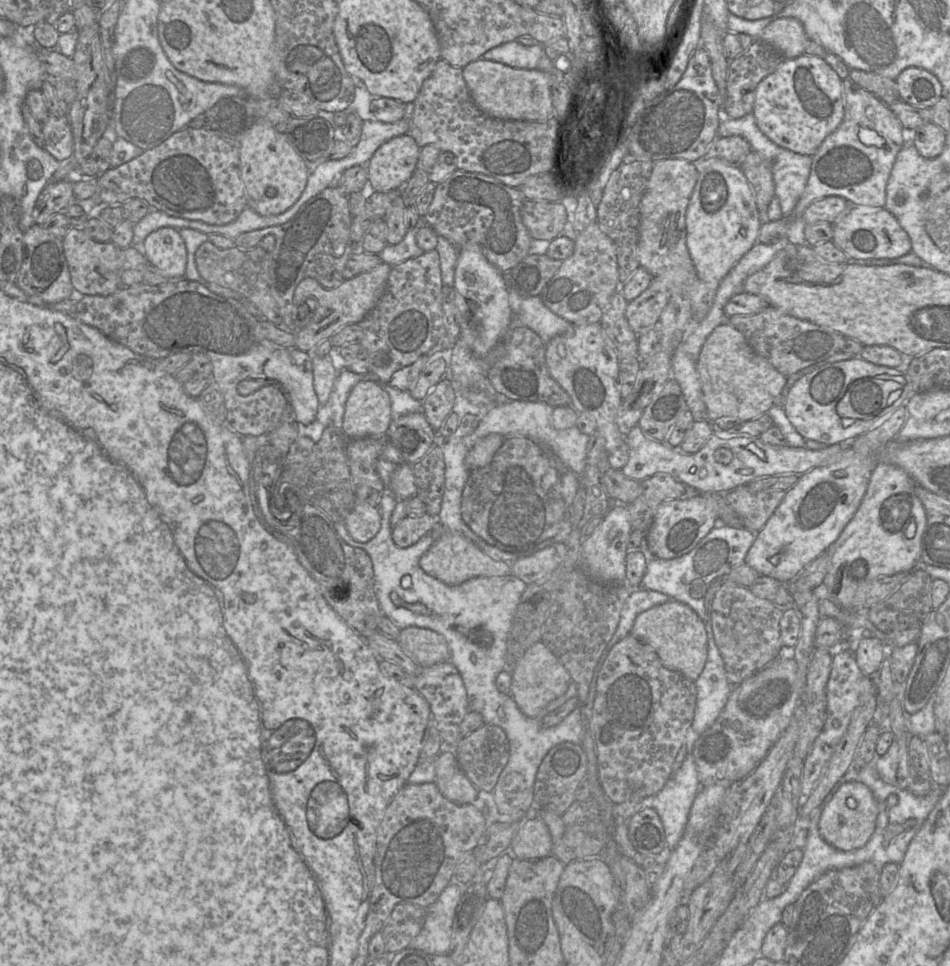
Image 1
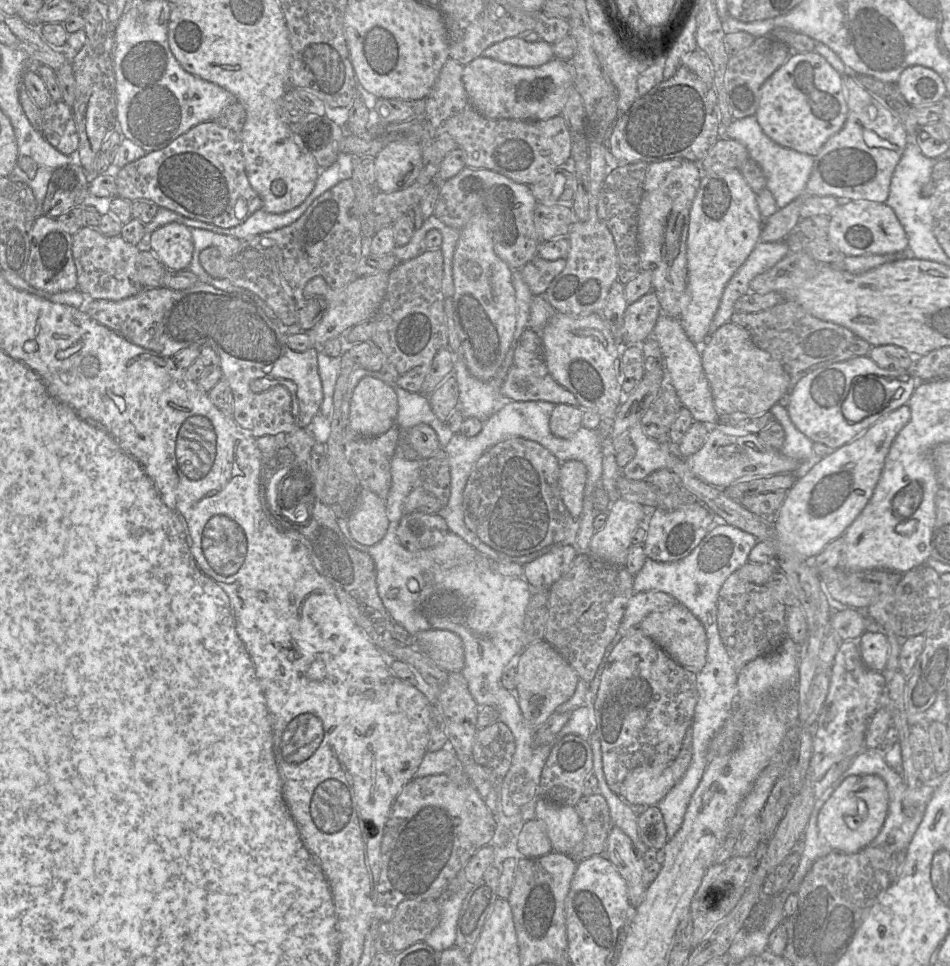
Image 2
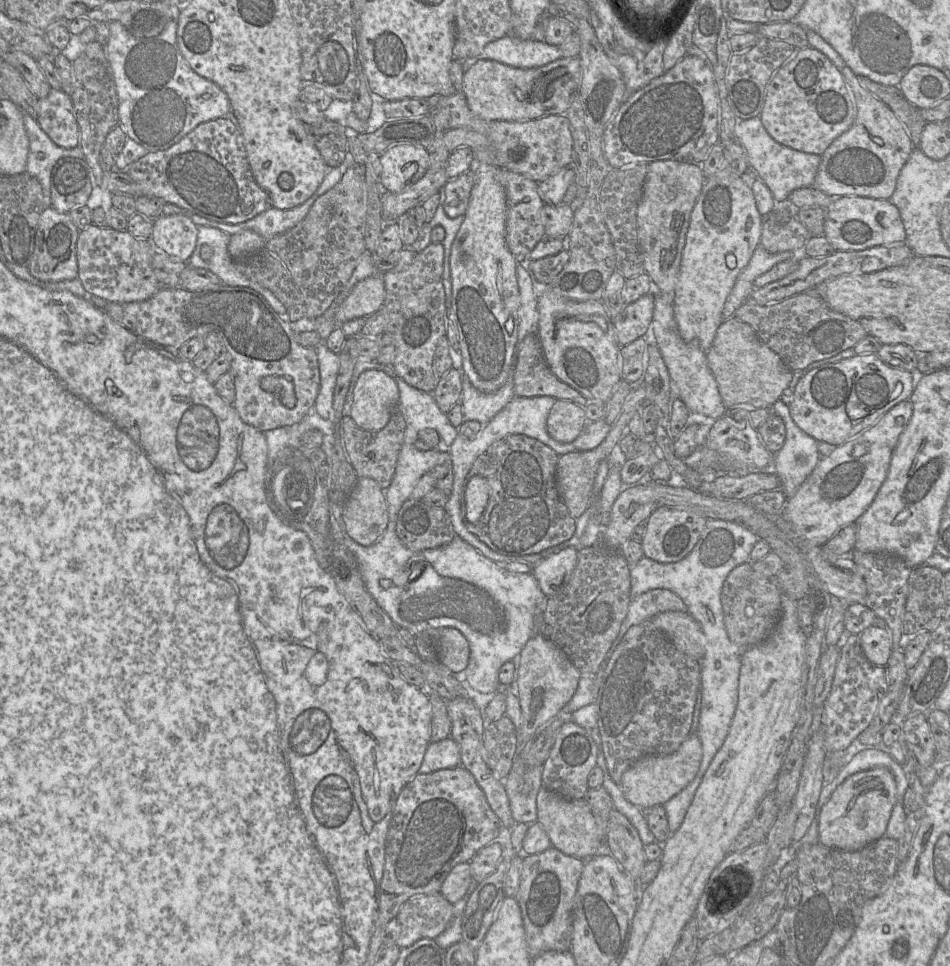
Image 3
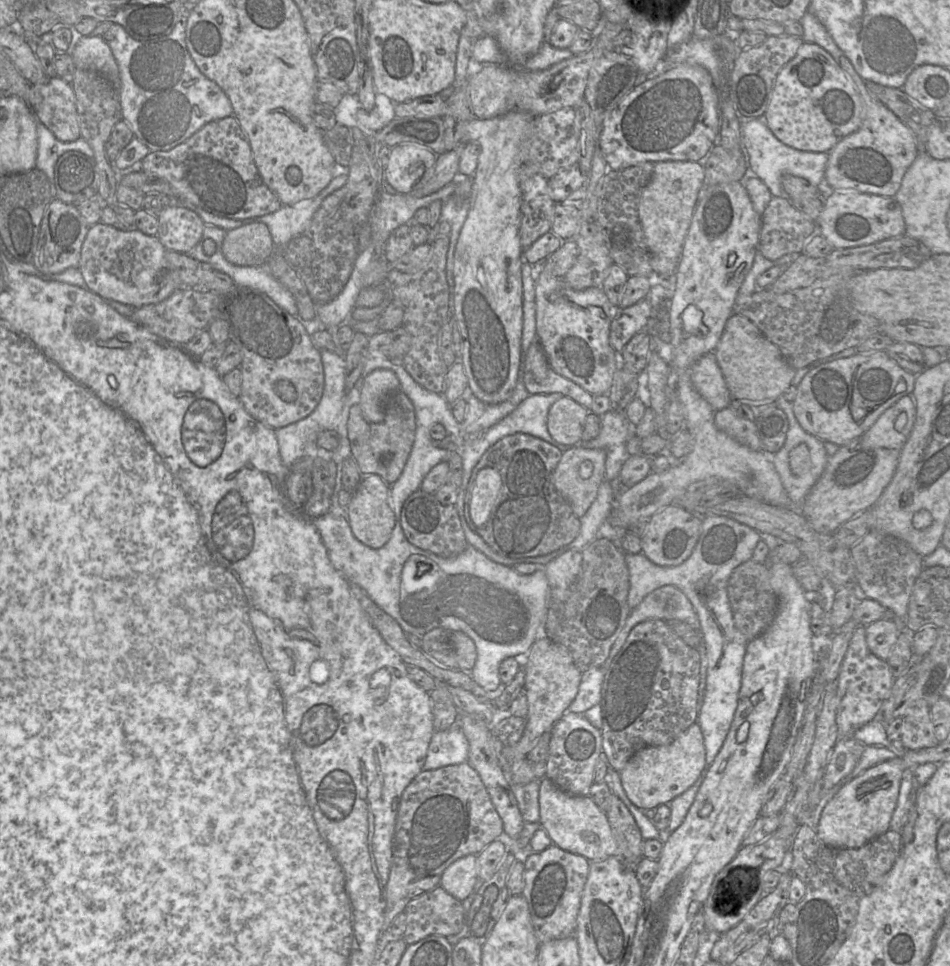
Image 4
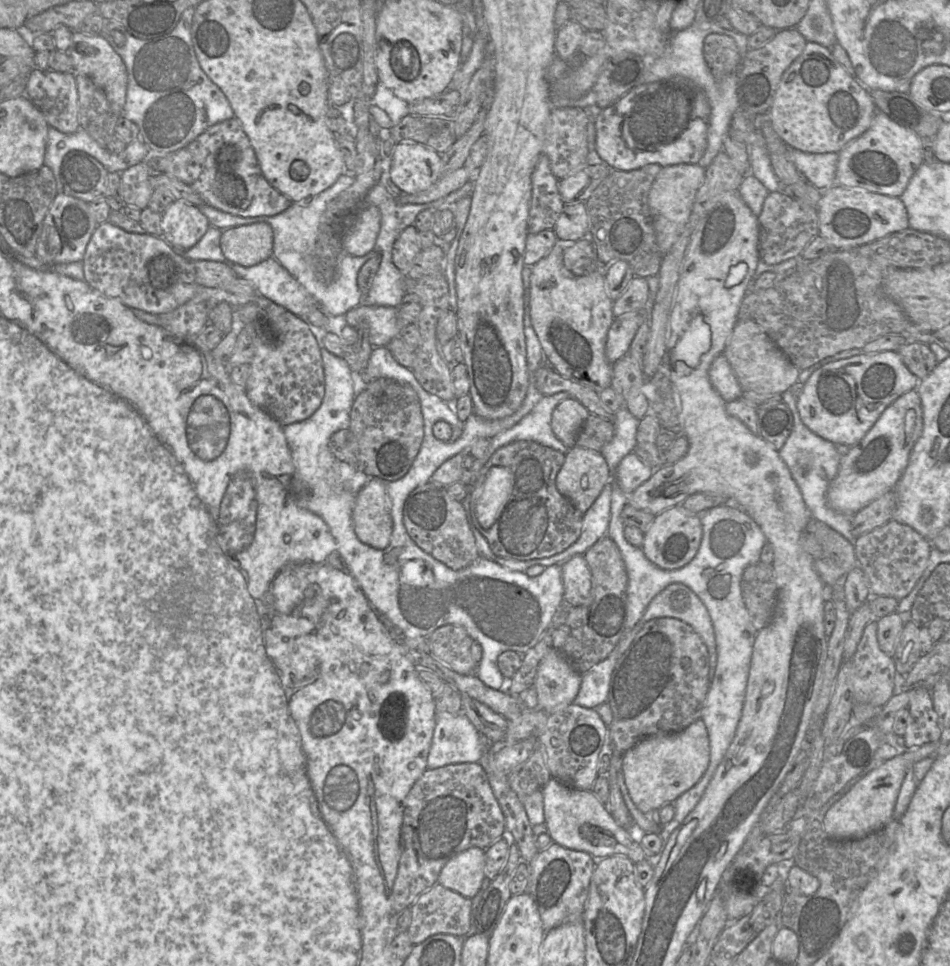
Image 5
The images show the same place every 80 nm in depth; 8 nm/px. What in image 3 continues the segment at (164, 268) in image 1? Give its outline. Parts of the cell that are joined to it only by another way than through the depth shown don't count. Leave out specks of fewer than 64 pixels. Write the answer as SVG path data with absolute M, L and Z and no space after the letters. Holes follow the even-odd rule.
M181 214L161 215L153 224L151 242L157 251L187 262L192 255L198 235L198 227Z

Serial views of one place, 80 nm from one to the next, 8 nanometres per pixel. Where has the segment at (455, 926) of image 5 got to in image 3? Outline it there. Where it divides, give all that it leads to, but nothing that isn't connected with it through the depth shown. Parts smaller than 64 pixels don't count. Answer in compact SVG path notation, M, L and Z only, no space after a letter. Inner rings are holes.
M441 893L426 894L408 899L400 908L396 916L401 932L396 941L399 948L411 946L422 938L435 938L450 924L453 917L453 904Z

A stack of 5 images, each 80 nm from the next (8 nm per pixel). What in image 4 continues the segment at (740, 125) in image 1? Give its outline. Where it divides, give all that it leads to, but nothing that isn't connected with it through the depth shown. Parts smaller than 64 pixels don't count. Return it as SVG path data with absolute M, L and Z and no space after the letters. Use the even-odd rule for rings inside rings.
M757 119L742 121L741 143L749 169L764 182L772 196L788 197L781 182L783 175L786 174L804 178L816 187L825 180L829 153L801 151L789 147L777 139L770 129Z

